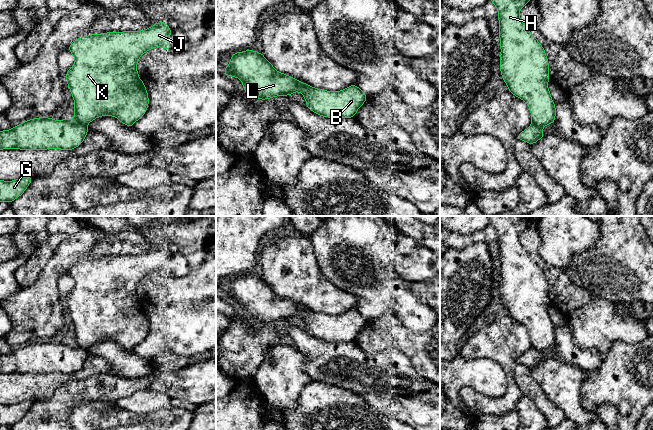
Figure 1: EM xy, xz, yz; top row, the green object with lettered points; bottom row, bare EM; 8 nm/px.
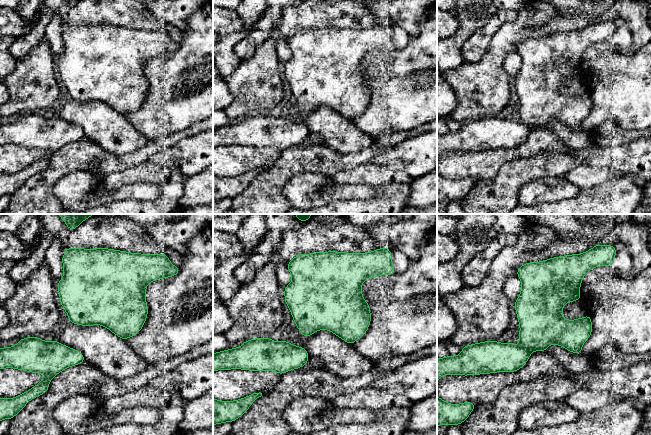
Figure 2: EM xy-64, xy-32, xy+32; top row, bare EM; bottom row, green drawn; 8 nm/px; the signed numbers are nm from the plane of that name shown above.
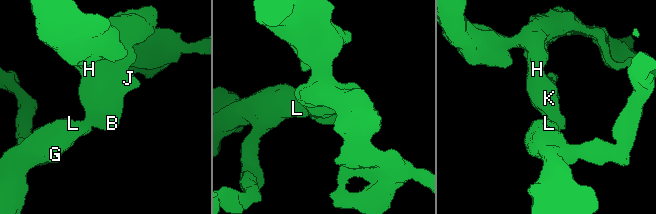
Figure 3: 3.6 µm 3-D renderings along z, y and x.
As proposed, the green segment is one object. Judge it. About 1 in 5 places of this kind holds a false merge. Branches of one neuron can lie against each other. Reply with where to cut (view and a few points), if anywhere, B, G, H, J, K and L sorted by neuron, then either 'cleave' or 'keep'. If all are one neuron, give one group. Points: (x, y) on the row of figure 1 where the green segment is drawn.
xy (74, 121), (86, 126) | B H J K / G L | cleave

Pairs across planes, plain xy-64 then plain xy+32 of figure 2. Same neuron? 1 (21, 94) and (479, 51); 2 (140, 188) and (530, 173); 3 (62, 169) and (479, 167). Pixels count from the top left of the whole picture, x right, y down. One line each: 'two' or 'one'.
1: two
2: two
3: two

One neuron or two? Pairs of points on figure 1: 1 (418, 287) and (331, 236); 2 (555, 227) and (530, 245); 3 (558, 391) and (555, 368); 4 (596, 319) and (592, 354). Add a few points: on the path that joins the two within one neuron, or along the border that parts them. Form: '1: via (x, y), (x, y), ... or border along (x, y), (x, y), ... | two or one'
1: border along (404, 284), (424, 302) | two
2: border along (537, 230), (540, 236), (539, 255), (544, 260) | two
3: via (558, 385), (555, 374) | one
4: border along (573, 335), (578, 347), (595, 348), (602, 357) | two

